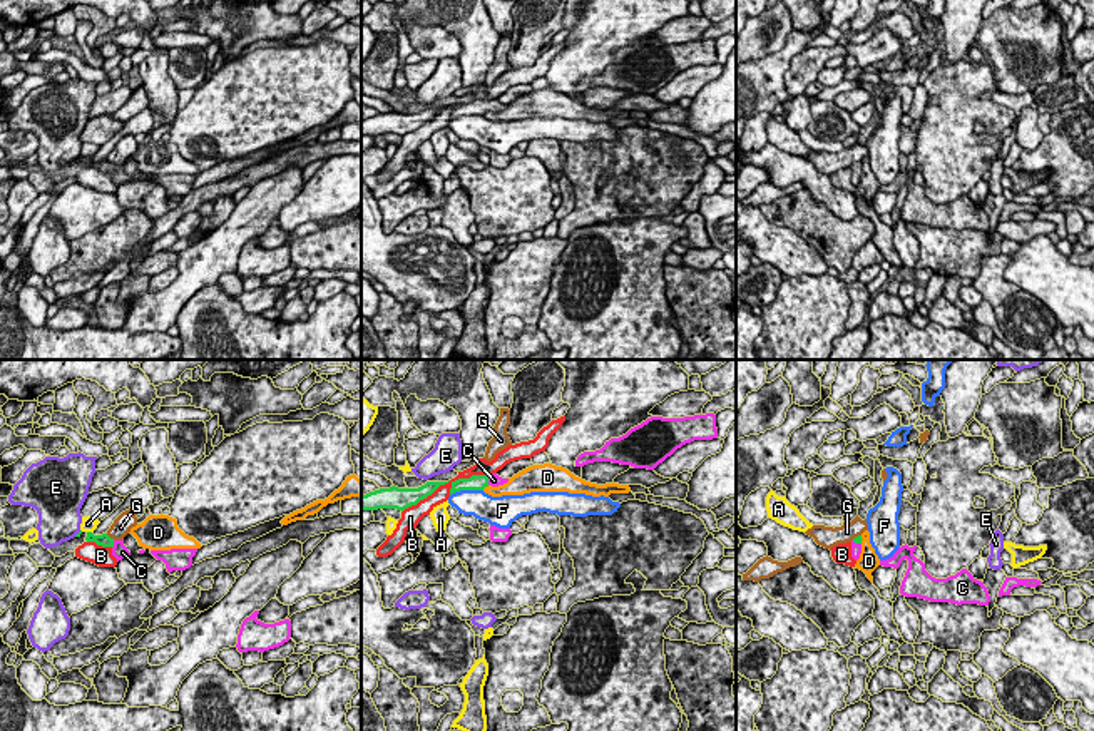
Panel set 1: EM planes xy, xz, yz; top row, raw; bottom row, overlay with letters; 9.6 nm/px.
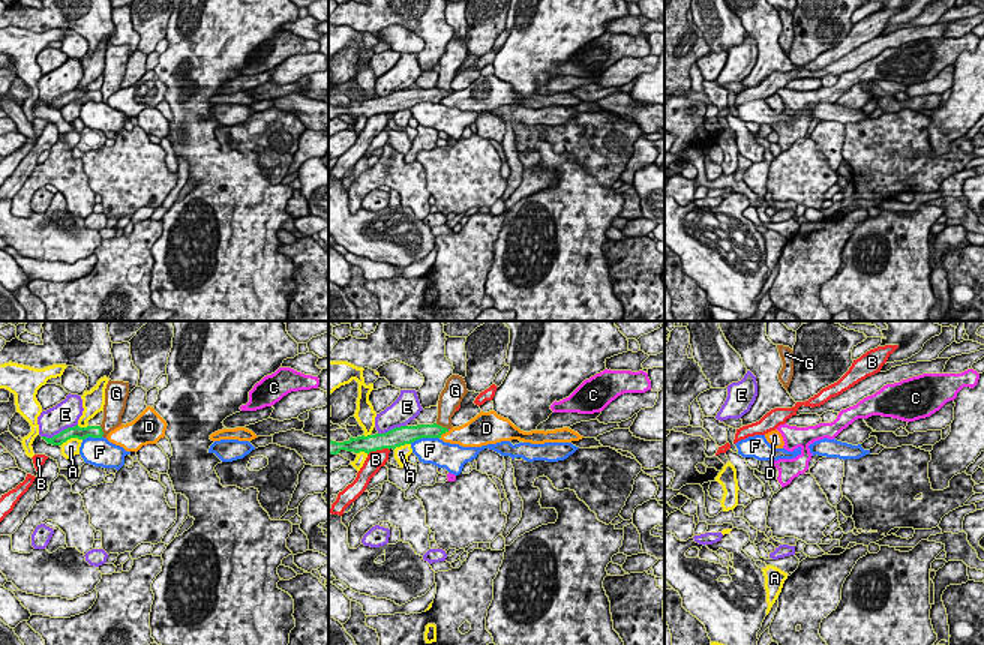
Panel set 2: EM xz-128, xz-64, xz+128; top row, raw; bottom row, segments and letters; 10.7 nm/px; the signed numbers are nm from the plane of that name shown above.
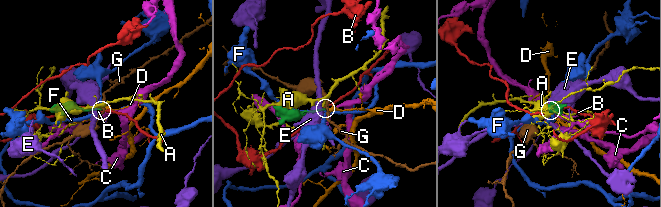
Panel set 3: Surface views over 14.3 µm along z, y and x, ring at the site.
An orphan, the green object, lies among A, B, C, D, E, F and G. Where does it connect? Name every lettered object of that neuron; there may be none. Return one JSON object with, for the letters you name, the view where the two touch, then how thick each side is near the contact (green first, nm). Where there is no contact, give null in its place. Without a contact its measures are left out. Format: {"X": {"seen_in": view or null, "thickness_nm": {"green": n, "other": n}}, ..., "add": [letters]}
{"C": {"seen_in": "xz", "thickness_nm": {"green": 160, "other": 120}}, "add": ["C"]}

